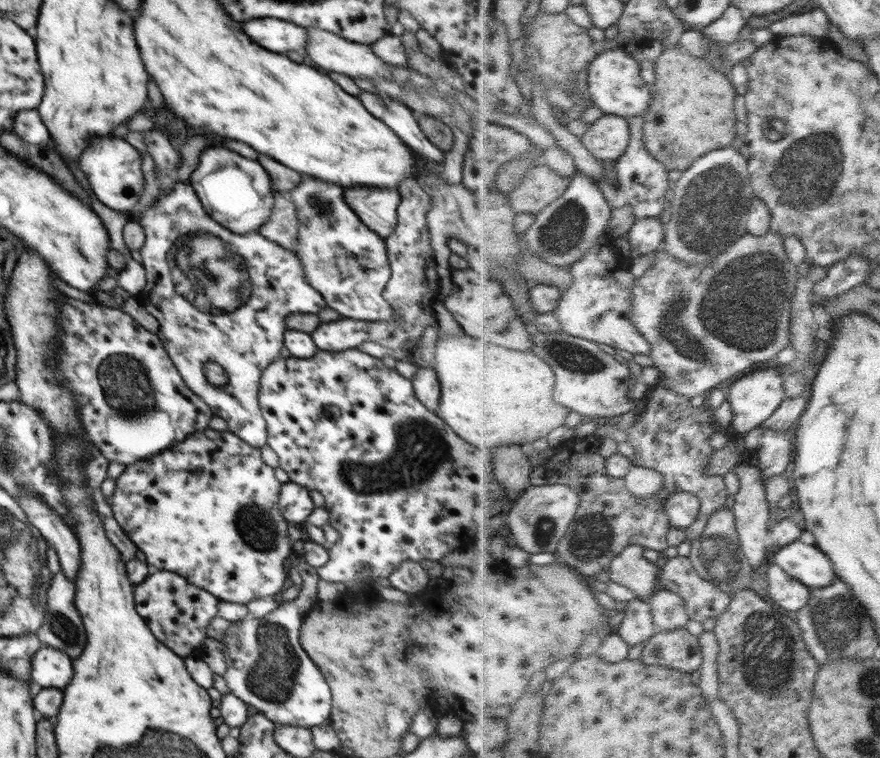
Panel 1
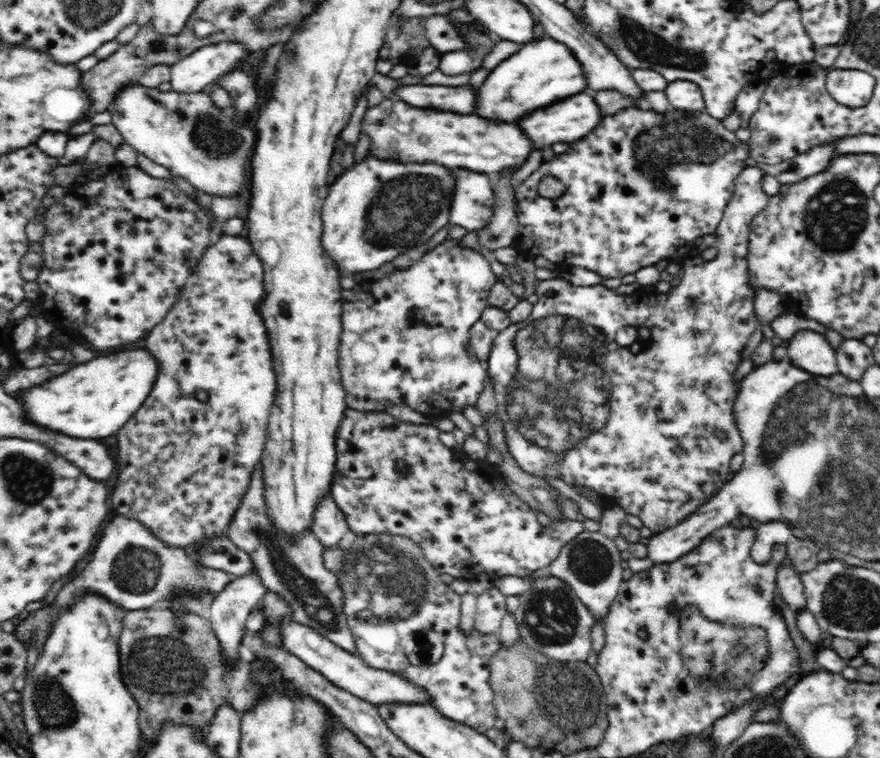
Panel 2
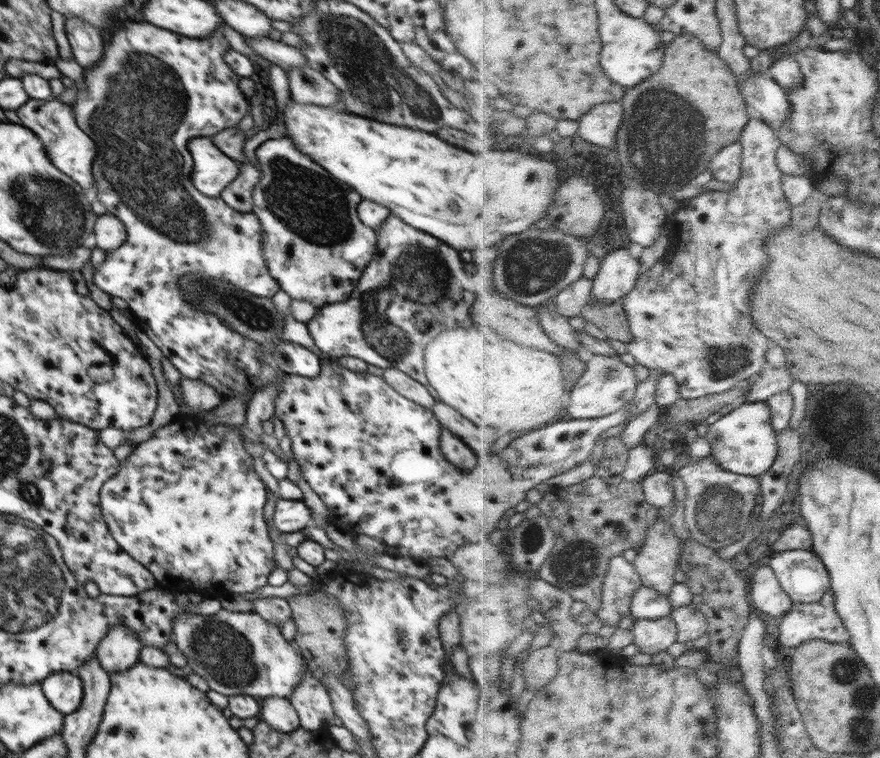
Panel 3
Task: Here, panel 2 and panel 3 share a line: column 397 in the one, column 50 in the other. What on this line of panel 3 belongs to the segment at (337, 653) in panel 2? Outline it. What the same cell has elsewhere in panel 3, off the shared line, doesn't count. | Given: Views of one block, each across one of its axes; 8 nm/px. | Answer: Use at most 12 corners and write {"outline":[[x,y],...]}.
{"outline":[[52,673],[39,683],[58,712],[80,706],[83,682],[74,673]]}

